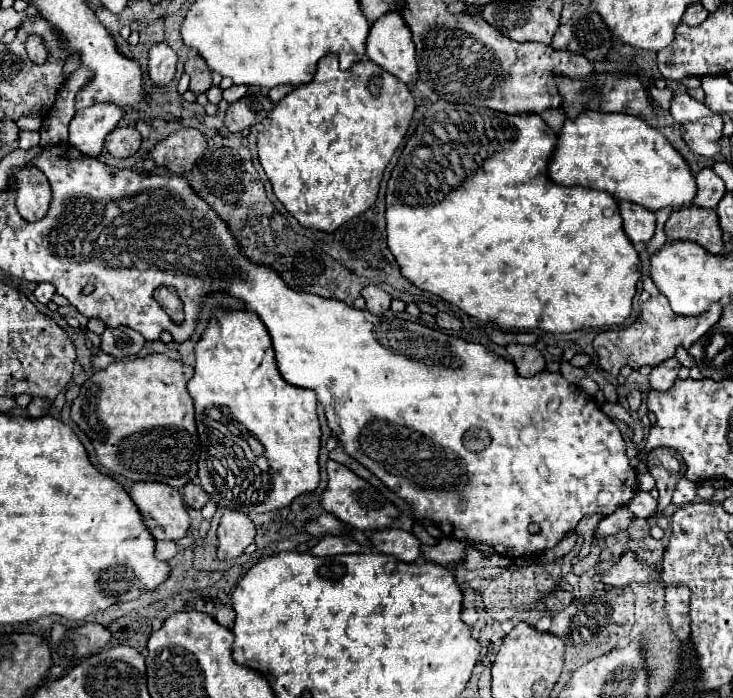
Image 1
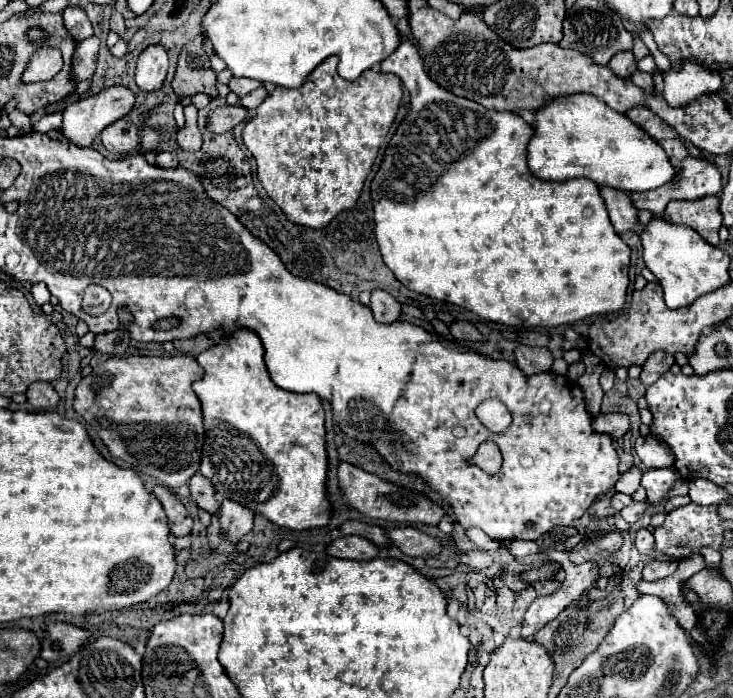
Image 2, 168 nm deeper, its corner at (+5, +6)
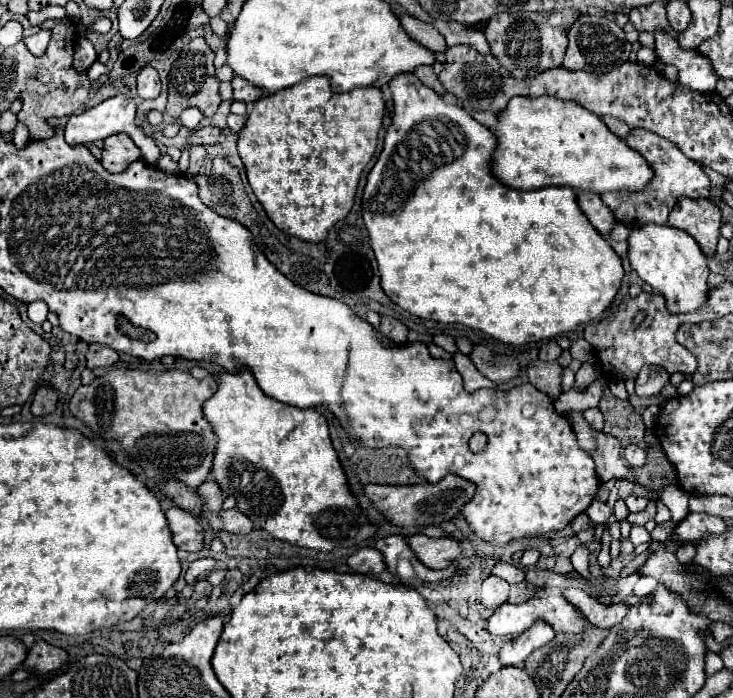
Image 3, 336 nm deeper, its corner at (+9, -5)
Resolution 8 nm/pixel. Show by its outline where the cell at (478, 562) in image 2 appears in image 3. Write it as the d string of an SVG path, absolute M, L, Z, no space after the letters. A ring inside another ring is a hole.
M488 575L484 579L484 605L490 609L502 605L508 599L508 591L510 591L510 585L504 579L496 575Z

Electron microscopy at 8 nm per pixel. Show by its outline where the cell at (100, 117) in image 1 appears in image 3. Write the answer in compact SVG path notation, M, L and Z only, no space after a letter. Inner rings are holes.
M116 95L116 97L110 97L106 101L102 101L100 105L92 107L92 109L86 109L84 113L80 115L70 115L68 117L68 123L64 127L64 137L66 137L66 143L70 145L84 145L84 143L94 143L94 141L102 141L114 133L126 133L132 137L132 141L140 147L142 151L142 157L148 161L148 163L156 163L158 157L160 157L160 151L154 143L152 137L146 137L142 133L142 129L136 127L136 105L130 97L126 95Z

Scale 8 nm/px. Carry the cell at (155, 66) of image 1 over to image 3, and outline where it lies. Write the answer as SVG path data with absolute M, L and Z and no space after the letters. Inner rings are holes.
M146 65L138 73L138 95L142 99L156 99L160 95L160 77L152 65Z

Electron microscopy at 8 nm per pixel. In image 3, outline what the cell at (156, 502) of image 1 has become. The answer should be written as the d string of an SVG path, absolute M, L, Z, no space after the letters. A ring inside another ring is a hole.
M170 507L166 513L174 545L184 551L200 551L204 547L204 531L194 515L180 507Z

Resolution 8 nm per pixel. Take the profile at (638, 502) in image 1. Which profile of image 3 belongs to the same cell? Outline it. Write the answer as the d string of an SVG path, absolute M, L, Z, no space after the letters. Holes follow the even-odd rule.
M594 501L588 509L586 509L586 515L594 521L594 523L608 523L610 521L610 507L606 503L600 503L600 501Z

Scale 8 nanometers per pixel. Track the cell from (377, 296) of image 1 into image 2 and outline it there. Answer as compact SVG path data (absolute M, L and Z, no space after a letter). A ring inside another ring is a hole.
M374 290L372 292L372 300L370 300L370 310L374 312L374 318L378 322L384 322L384 324L390 324L390 322L396 322L400 312L402 312L402 306L384 290Z

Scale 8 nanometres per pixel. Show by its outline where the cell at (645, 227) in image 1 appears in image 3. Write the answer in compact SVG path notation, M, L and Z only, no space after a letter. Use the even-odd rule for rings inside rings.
M580 191L578 203L580 203L580 209L584 211L584 215L590 219L590 223L596 227L596 231L602 237L610 237L610 233L616 225L616 219L614 219L612 211L602 203L600 195L590 193L590 191Z

